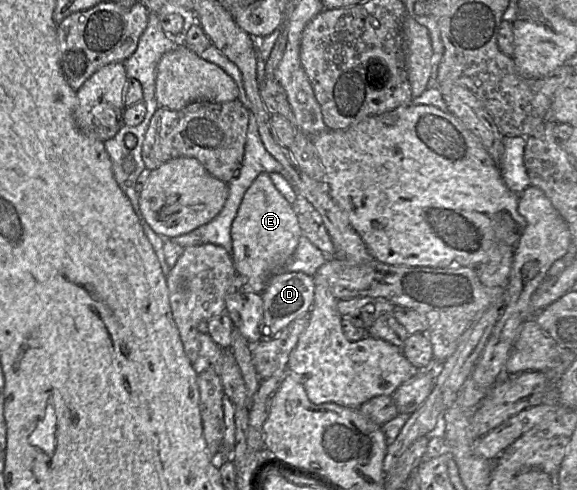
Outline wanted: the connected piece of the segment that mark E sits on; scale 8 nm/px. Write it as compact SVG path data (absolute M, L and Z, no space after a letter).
M269 174L258 175L244 194L231 228L233 263L237 274L246 279L250 290L261 294L273 275L278 272L286 272L283 270L294 254L301 236L302 233L292 205L275 188Z

